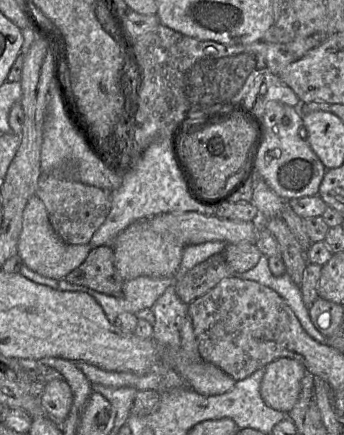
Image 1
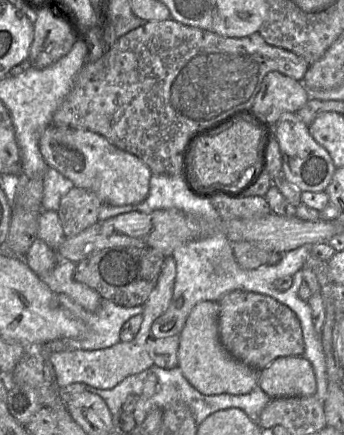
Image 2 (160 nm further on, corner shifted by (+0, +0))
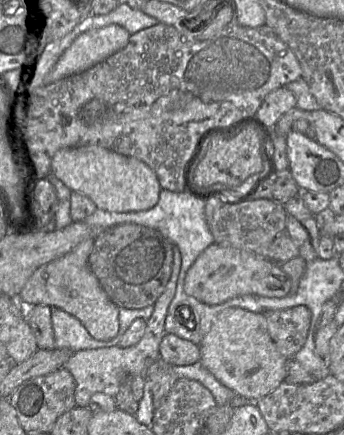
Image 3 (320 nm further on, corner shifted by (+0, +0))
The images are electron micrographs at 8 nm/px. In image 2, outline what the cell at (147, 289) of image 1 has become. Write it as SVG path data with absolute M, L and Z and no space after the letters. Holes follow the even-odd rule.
M58 294L57 299L61 307L82 320L87 327L84 337L65 341L70 350L99 350L114 346L120 342L123 324L132 316L143 312L141 306L122 307L104 298L95 312L89 312L66 294Z

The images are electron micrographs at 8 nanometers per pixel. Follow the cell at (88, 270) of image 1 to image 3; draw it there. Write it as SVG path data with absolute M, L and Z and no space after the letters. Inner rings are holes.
M123 223L98 234L88 258L88 266L115 305L124 309L143 309L153 306L165 290L172 274L174 246L157 229Z

